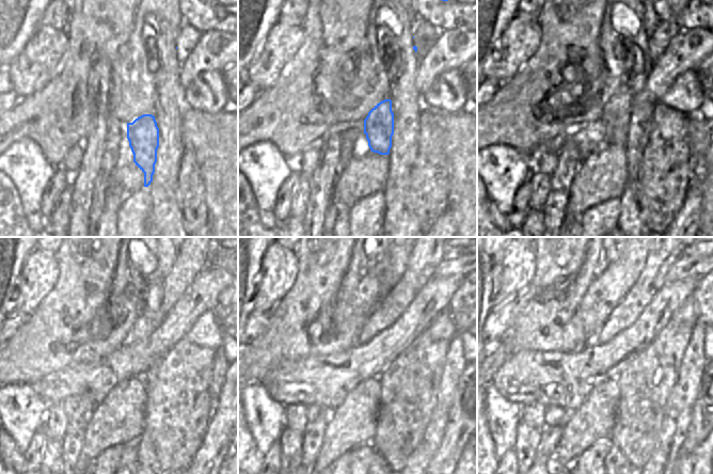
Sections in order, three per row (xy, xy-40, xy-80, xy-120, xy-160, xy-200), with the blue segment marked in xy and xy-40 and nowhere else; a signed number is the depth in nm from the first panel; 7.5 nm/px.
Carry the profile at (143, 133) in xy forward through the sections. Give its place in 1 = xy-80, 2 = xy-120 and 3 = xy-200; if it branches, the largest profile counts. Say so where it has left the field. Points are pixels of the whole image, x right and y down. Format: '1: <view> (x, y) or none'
1: xy-80 (617, 111)
2: xy-120 (191, 258)
3: xy-200 (661, 258)

